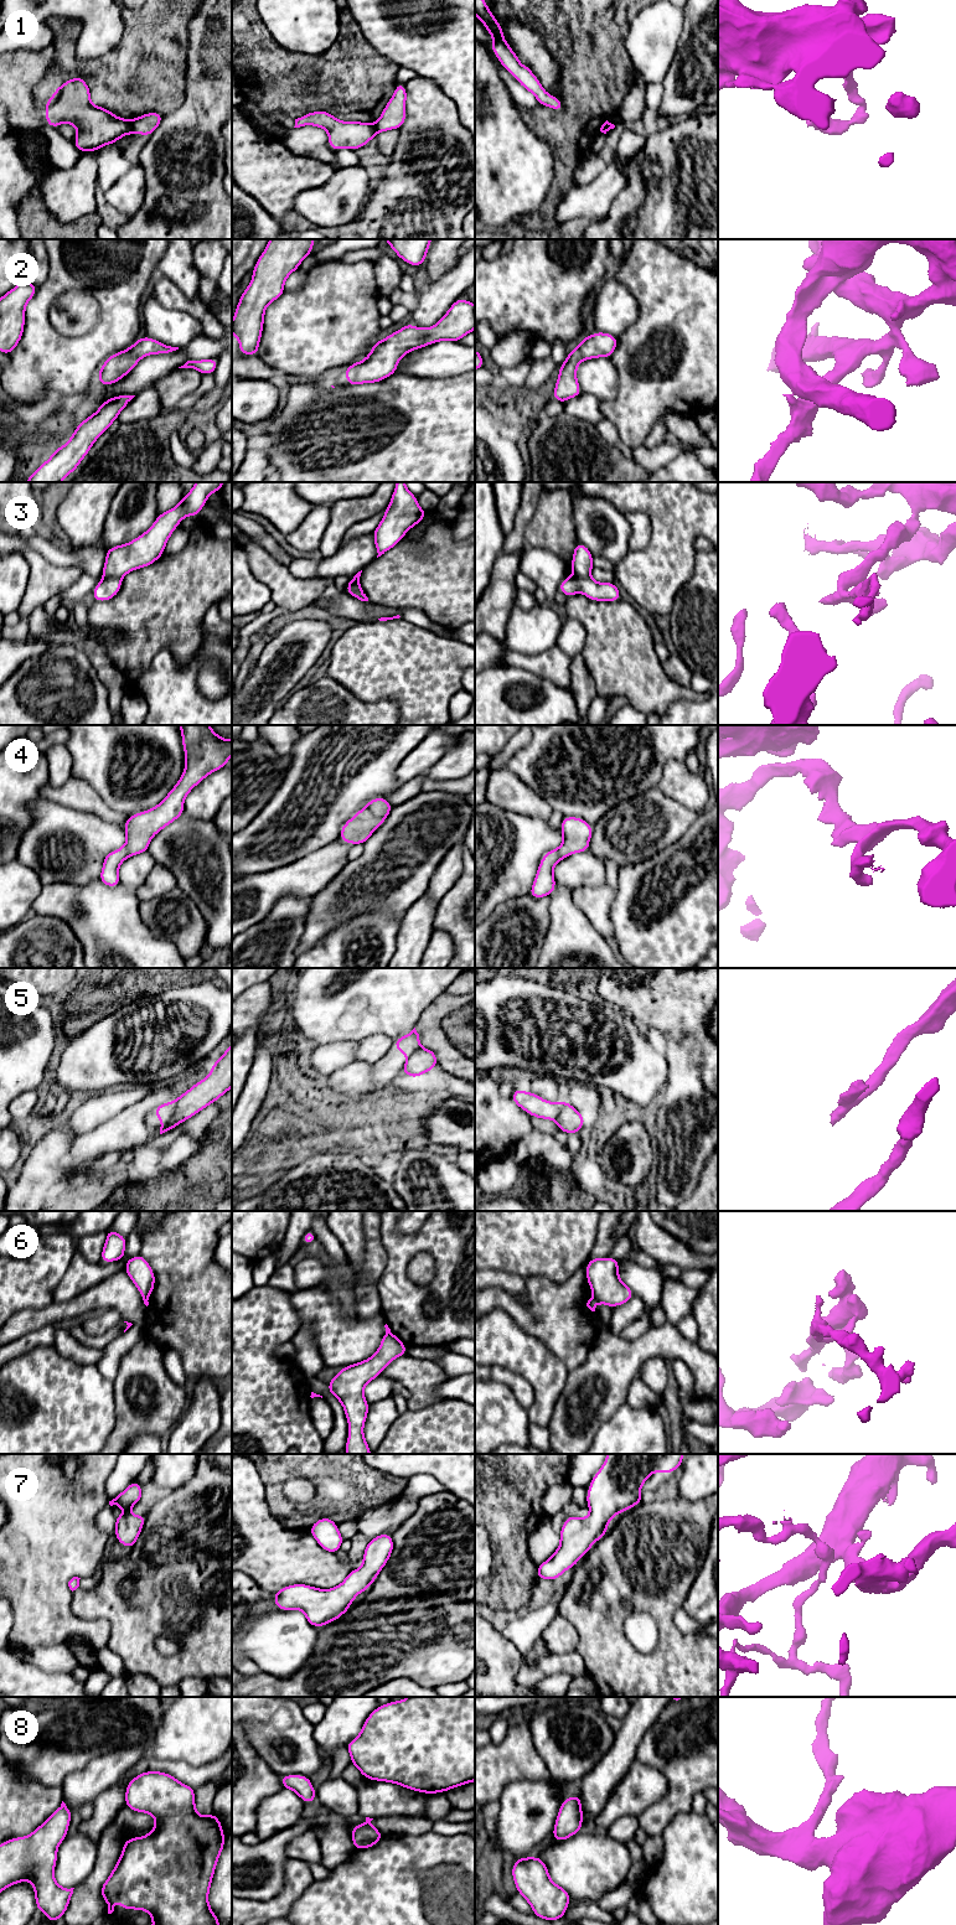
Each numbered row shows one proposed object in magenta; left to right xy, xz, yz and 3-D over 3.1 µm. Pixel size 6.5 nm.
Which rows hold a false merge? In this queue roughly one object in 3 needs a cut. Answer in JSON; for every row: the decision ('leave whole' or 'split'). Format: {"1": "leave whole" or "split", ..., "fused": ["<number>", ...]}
{"1": "split", "2": "leave whole", "3": "split", "4": "leave whole", "5": "split", "6": "split", "7": "leave whole", "8": "leave whole", "fused": ["1", "3", "5", "6"]}

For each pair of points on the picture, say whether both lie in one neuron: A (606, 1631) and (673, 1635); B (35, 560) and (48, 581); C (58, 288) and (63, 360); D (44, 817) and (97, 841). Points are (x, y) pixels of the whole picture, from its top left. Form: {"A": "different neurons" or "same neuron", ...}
{"A": "same neuron", "B": "same neuron", "C": "same neuron", "D": "same neuron"}

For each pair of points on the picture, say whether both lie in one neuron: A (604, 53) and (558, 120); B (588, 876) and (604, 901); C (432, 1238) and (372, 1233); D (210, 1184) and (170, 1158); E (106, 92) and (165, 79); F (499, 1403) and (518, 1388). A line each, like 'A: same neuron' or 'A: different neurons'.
A: same neuron
B: different neurons
C: different neurons
D: same neuron
E: same neuron
F: different neurons

